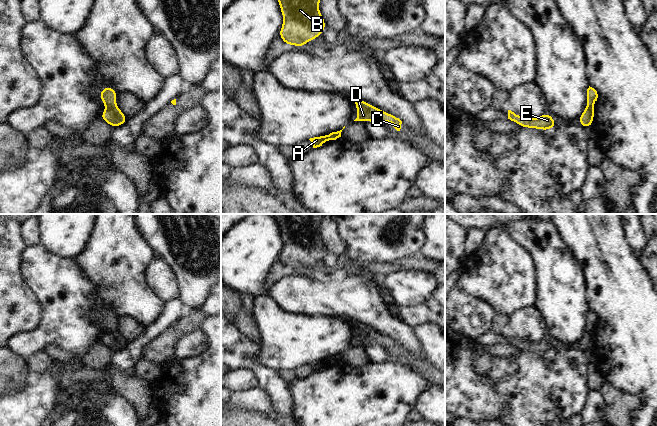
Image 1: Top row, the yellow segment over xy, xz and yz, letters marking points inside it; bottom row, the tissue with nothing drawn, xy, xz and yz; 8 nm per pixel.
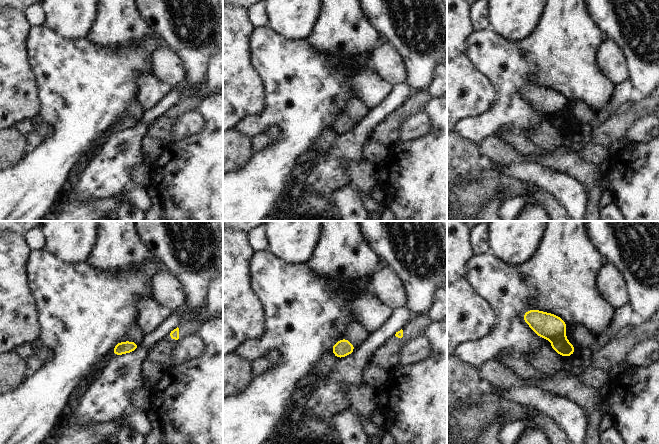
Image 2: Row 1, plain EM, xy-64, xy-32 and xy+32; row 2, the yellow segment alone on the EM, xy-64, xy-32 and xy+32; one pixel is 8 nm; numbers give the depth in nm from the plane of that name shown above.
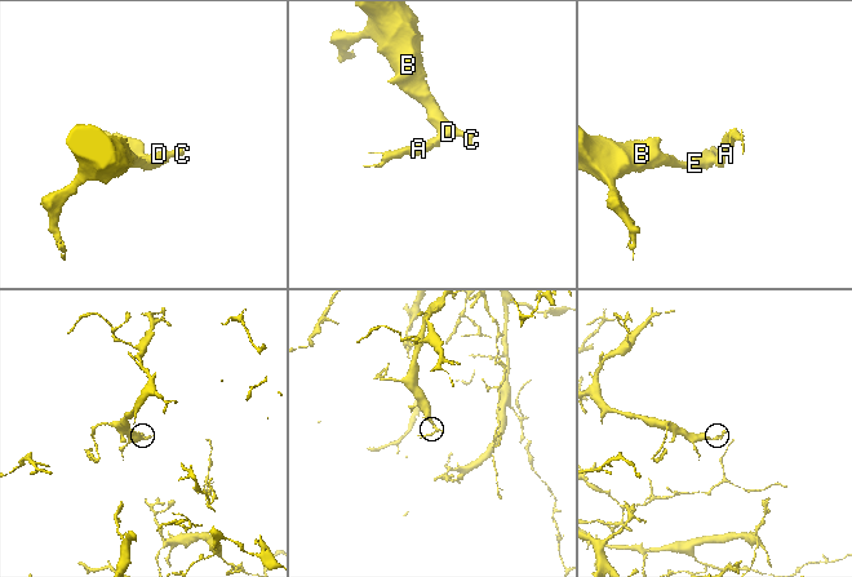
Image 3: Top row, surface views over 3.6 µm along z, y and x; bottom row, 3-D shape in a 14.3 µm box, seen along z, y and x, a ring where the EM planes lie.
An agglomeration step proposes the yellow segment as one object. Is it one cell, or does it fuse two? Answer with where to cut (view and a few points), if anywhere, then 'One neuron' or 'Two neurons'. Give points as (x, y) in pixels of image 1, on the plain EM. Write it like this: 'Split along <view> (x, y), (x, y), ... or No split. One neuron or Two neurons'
Split along xy (114, 329), (107, 332). Two neurons

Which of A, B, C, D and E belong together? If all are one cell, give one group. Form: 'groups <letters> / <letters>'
groups A / B C D E

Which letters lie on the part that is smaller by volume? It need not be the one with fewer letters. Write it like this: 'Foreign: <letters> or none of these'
Foreign: A

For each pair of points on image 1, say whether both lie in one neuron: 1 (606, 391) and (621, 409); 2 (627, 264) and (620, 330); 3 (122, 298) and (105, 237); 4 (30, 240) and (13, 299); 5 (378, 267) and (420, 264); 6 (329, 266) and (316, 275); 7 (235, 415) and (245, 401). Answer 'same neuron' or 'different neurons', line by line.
1: same neuron
2: same neuron
3: same neuron
4: different neurons
5: same neuron
6: same neuron
7: different neurons

